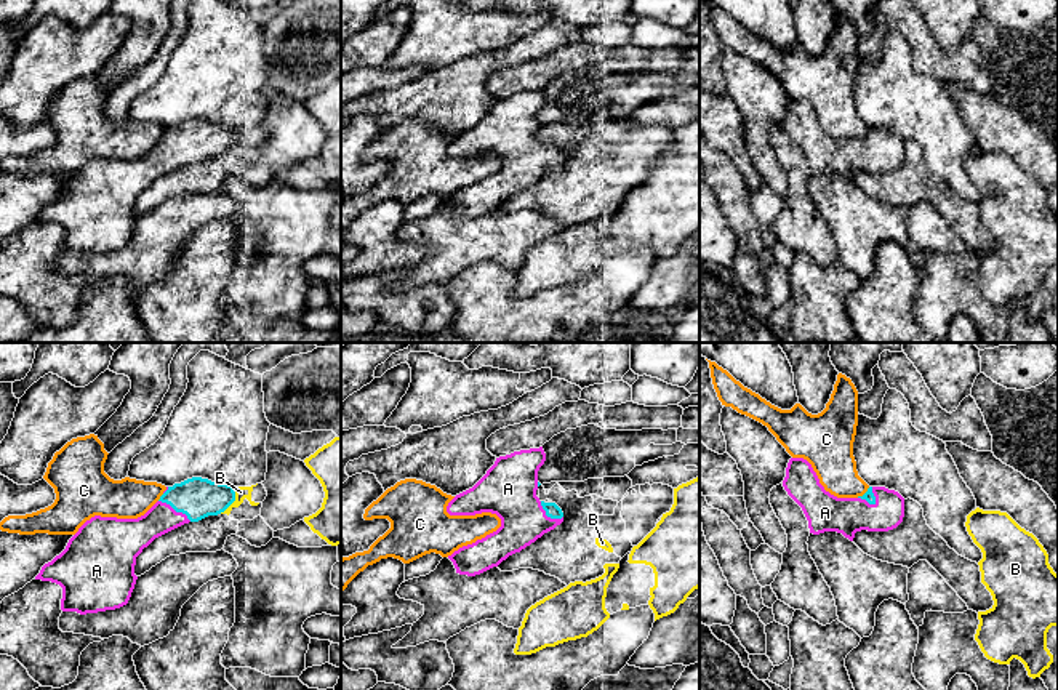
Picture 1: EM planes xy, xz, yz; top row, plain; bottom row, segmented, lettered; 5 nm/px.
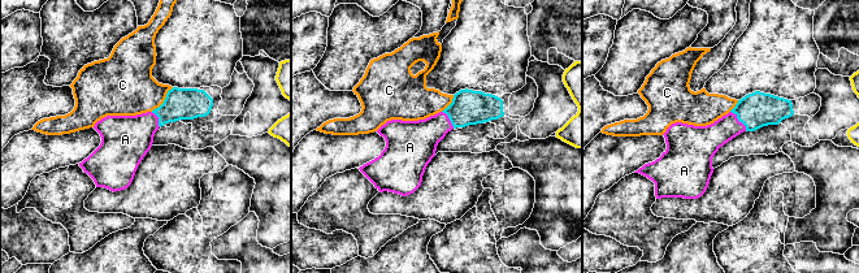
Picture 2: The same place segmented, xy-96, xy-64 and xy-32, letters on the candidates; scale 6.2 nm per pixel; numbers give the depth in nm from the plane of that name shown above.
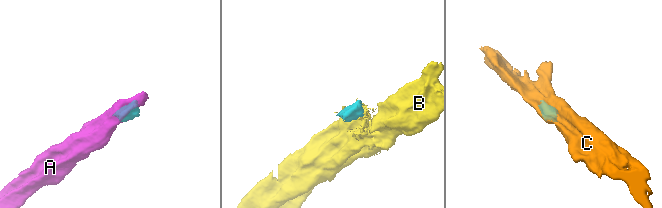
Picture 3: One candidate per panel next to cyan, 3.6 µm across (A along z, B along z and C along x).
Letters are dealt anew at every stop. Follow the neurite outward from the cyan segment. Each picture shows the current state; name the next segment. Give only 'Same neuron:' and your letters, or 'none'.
Same neuron: A

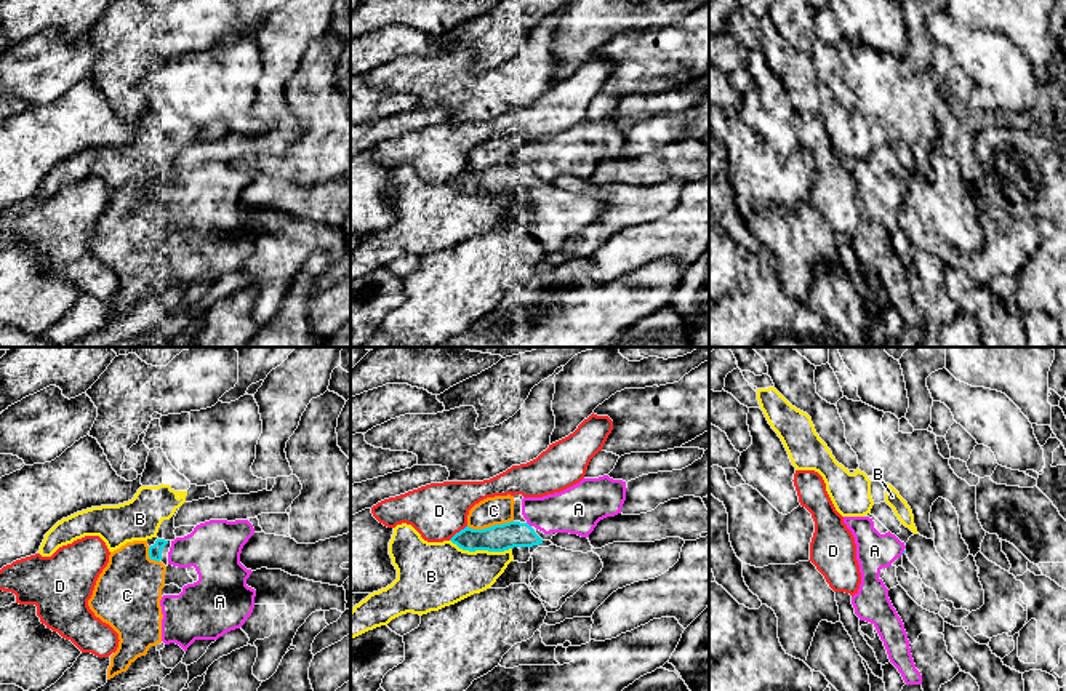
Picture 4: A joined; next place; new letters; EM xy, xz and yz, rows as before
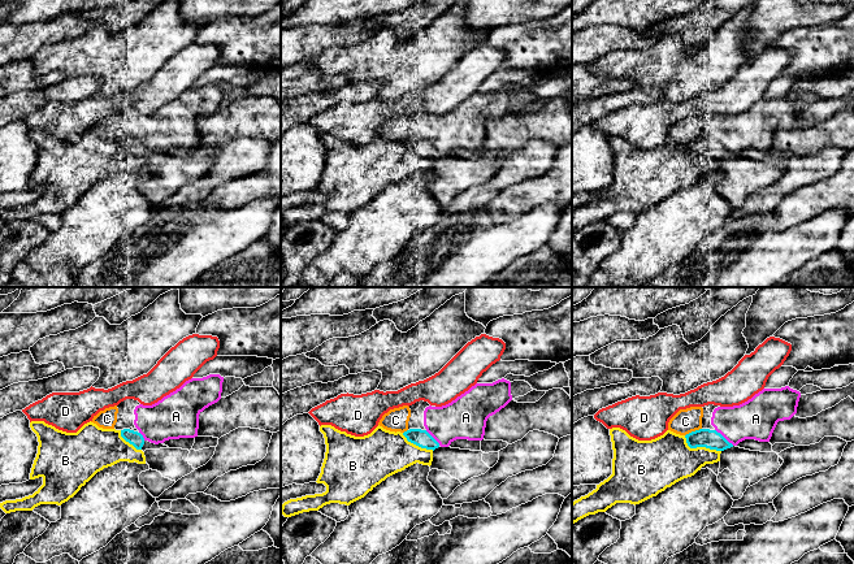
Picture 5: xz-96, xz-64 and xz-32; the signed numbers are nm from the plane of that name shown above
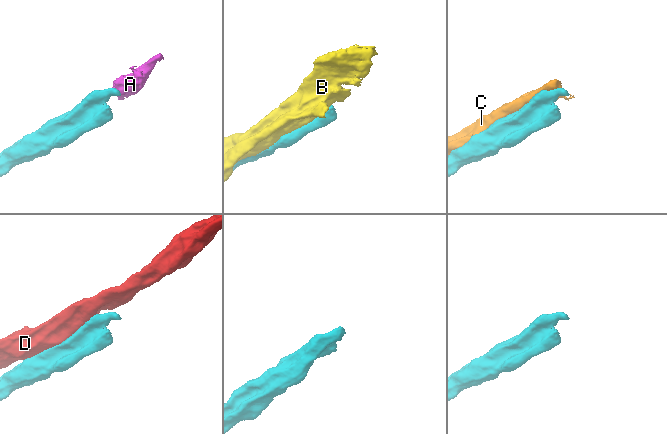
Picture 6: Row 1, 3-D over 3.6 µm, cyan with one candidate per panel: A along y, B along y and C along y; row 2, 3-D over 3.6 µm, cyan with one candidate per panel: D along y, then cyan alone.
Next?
Same neuron: none

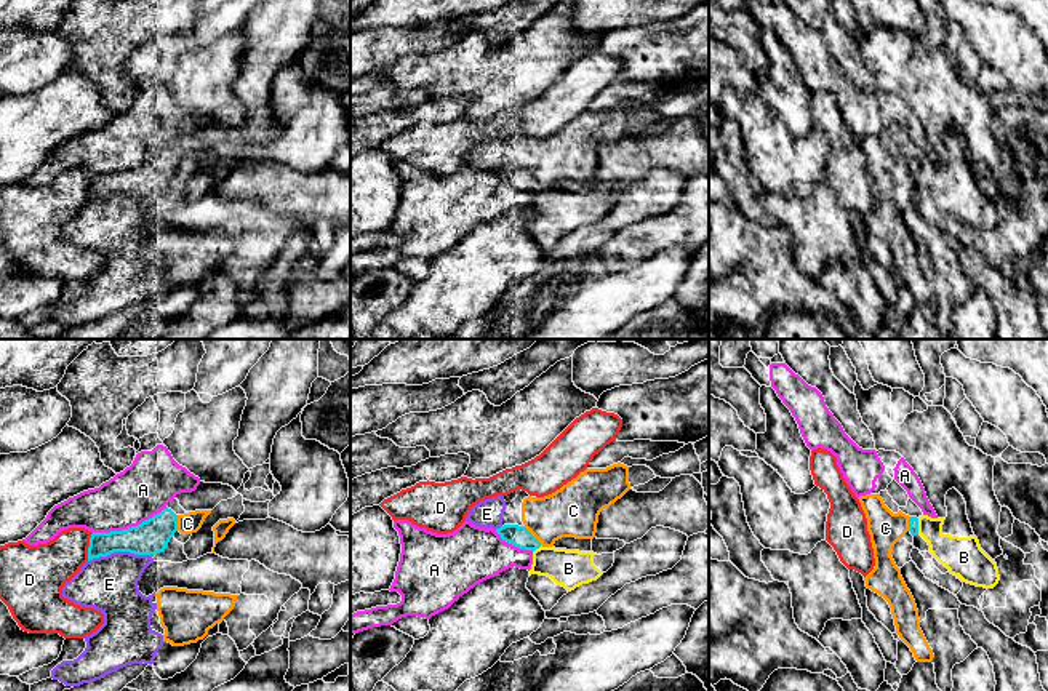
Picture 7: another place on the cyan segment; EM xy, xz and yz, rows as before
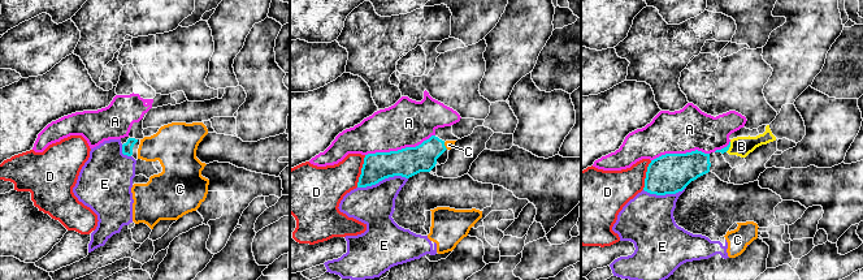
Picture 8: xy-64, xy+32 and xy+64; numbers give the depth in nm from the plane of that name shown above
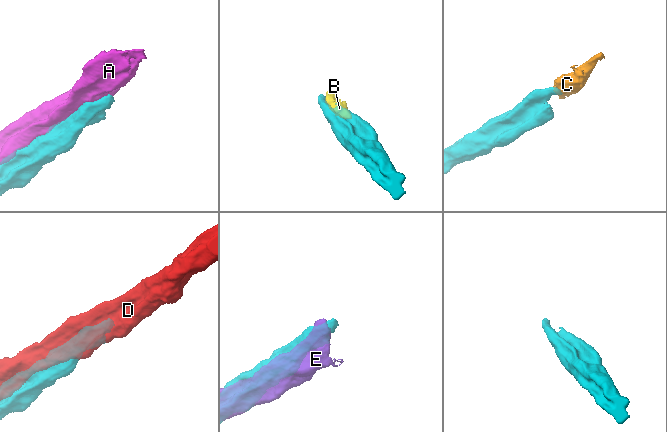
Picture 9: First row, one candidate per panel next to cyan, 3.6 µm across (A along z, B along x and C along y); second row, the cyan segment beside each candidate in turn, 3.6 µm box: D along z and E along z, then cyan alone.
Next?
Same neuron: B

